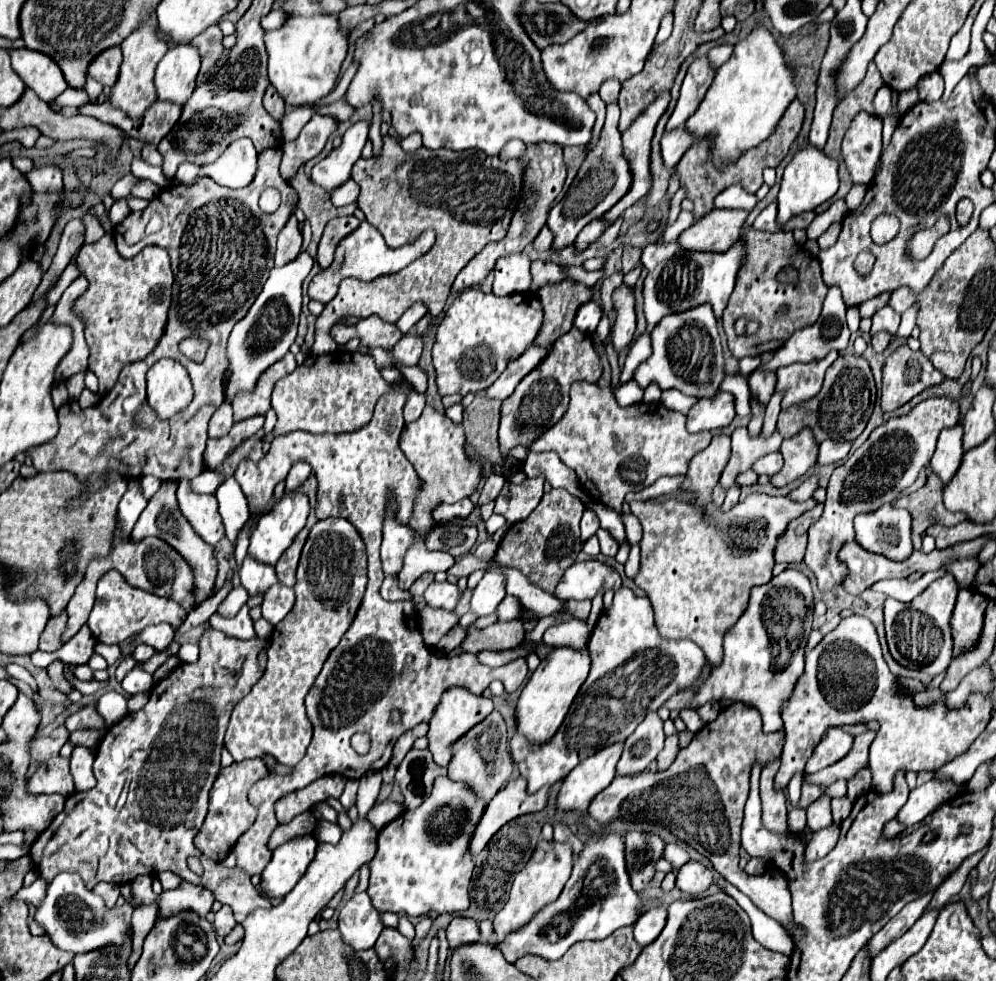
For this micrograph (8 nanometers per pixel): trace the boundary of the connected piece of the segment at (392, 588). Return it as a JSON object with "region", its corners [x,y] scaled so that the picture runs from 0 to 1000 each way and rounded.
{"region":[[[387,587],[385,596],[383,596],[382,599],[382,606],[385,611],[389,613],[401,613],[401,611],[407,611],[407,613],[415,613],[415,615],[417,615],[417,619],[419,619],[421,623],[427,619],[427,613],[425,613],[425,609],[419,609],[419,607],[415,607],[413,602],[406,602],[401,600],[398,587]]]}

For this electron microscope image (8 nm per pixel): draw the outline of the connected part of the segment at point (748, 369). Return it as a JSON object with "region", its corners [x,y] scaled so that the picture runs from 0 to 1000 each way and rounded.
{"region":[[[762,363],[759,364],[747,364],[742,368],[742,376],[743,379],[750,383],[753,380],[755,380],[757,377],[759,377],[761,375],[761,373],[763,372],[764,367]]]}

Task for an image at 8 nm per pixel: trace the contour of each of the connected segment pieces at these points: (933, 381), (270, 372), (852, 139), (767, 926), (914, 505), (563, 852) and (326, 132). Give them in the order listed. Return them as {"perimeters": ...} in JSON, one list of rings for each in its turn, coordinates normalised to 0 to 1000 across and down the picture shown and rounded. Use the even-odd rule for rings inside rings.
{"perimeters":[[[[905,352],[887,370],[885,417],[895,421],[925,399],[947,390],[947,386],[945,378],[927,360],[917,360],[911,352]]],[[[288,360],[284,366],[280,366],[280,370],[268,374],[256,392],[256,399],[246,399],[244,403],[236,403],[236,407],[232,407],[234,427],[242,429],[254,423],[266,423],[272,417],[272,399],[276,388],[290,382],[296,374],[298,370],[294,360]]],[[[862,115],[846,142],[846,162],[856,187],[870,189],[877,182],[879,168],[887,152],[885,119]]],[[[720,896],[718,902],[720,902],[724,908],[728,908],[730,912],[734,912],[742,923],[746,923],[746,929],[748,929],[748,931],[752,933],[752,937],[754,937],[756,953],[758,953],[758,957],[760,957],[766,965],[776,967],[776,969],[780,969],[780,971],[786,971],[786,973],[790,973],[790,976],[794,973],[794,957],[784,949],[784,943],[782,943],[778,937],[770,935],[760,923],[756,923],[756,918],[754,918],[750,912],[746,912],[740,904],[736,904],[734,900],[730,900],[728,896]]],[[[933,482],[929,496],[899,511],[899,517],[911,519],[917,527],[919,560],[923,560],[923,547],[935,533],[943,531],[945,535],[961,535],[971,529],[971,525],[967,522],[953,523],[947,517],[945,503],[947,503],[947,490],[939,482]],[[935,523],[939,523],[939,527],[935,527]]],[[[543,855],[539,859],[533,876],[529,878],[529,882],[519,890],[509,923],[497,933],[497,939],[495,939],[497,953],[501,957],[505,957],[511,949],[519,949],[527,941],[531,941],[537,935],[537,931],[543,929],[549,920],[557,918],[573,892],[573,884],[575,884],[575,867],[569,857],[557,859],[557,857]]],[[[316,117],[300,136],[296,144],[290,144],[284,148],[284,162],[282,162],[282,178],[288,187],[294,185],[298,172],[306,168],[310,162],[320,158],[330,142],[330,138],[336,134],[338,123],[334,119]]]]}

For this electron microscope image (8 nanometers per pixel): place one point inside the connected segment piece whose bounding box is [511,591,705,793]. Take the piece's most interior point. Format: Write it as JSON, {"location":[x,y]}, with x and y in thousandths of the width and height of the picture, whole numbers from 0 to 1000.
{"location":[637,683]}

